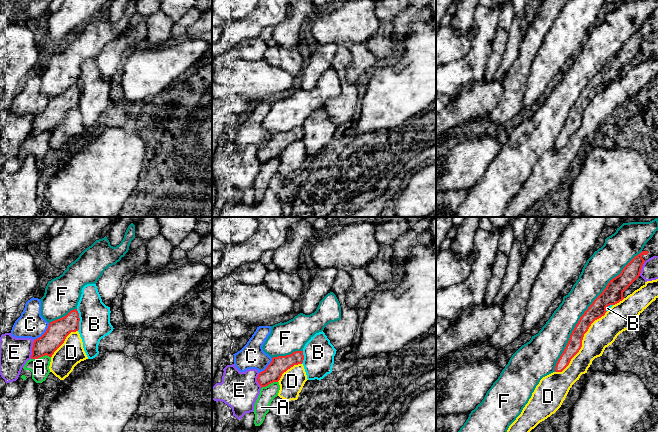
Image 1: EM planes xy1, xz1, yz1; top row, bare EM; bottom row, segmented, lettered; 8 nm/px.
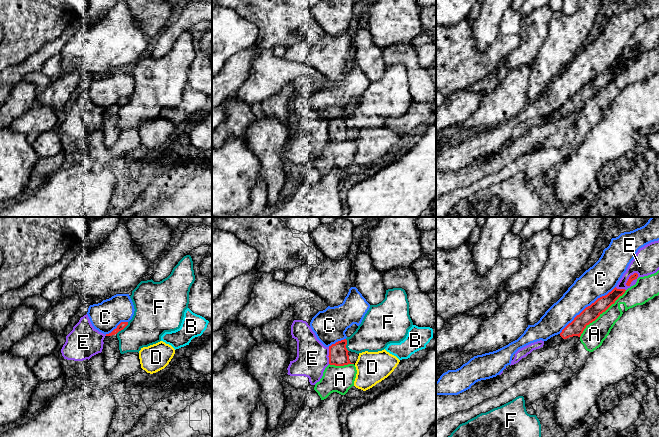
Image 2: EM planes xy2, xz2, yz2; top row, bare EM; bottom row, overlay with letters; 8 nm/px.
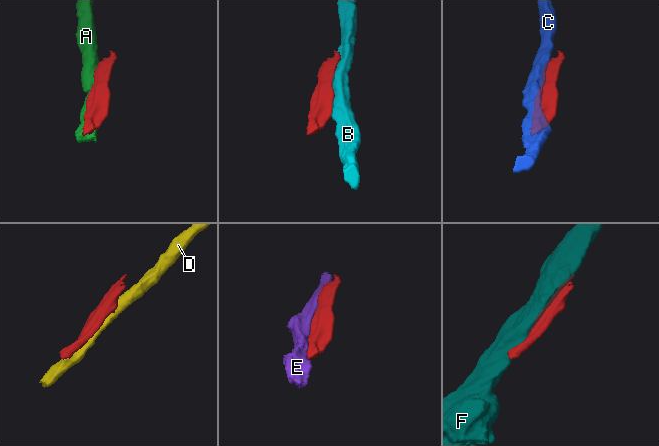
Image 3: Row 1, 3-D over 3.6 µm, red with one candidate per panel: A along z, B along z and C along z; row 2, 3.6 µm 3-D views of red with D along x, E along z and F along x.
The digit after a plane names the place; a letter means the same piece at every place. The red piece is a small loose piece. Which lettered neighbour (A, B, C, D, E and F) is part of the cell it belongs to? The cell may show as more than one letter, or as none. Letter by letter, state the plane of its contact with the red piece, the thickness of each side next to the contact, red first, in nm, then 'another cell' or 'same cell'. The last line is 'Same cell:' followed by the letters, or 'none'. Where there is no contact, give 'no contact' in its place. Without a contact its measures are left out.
A: contact in yz2; calibres 120 and 180 nm; another cell
B: contact in xy1; calibres 170 and 240 nm; another cell
C: contact in yz2; calibres 120 and 260 nm; another cell
D: contact in yz1; calibres 120 and 220 nm; another cell
E: contact in yz2; calibres 50 and 200 nm; another cell
F: contact in yz1; calibres 160 and 220 nm; another cell
Same cell: none

